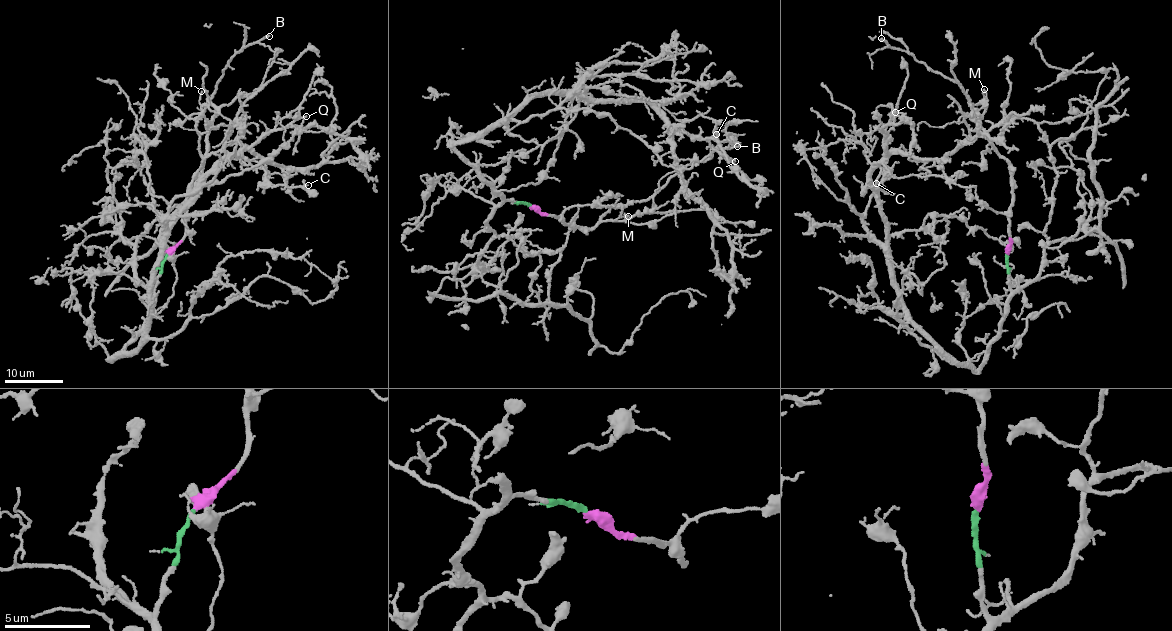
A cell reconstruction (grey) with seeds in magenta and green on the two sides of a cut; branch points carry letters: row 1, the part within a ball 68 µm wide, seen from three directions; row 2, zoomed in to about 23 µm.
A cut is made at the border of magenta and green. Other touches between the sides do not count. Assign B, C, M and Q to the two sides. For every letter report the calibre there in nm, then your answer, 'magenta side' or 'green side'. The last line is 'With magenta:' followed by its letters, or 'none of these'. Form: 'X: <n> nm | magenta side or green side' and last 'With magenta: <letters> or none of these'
B: 220 nm | magenta side
C: 130 nm | green side
M: 110 nm | magenta side
Q: 120 nm | green side
With magenta: B, M

